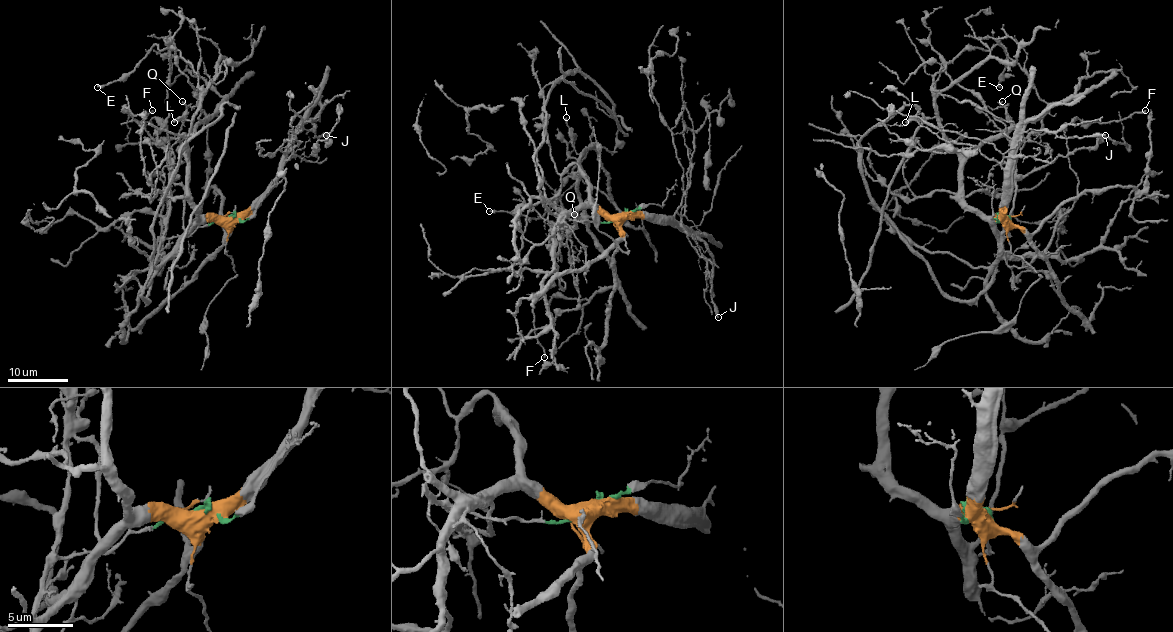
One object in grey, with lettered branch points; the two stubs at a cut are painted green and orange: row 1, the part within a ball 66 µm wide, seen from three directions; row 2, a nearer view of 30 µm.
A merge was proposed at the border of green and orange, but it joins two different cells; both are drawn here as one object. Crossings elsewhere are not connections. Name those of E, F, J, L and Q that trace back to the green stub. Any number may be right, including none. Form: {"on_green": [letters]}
{"on_green": ["Q"]}

